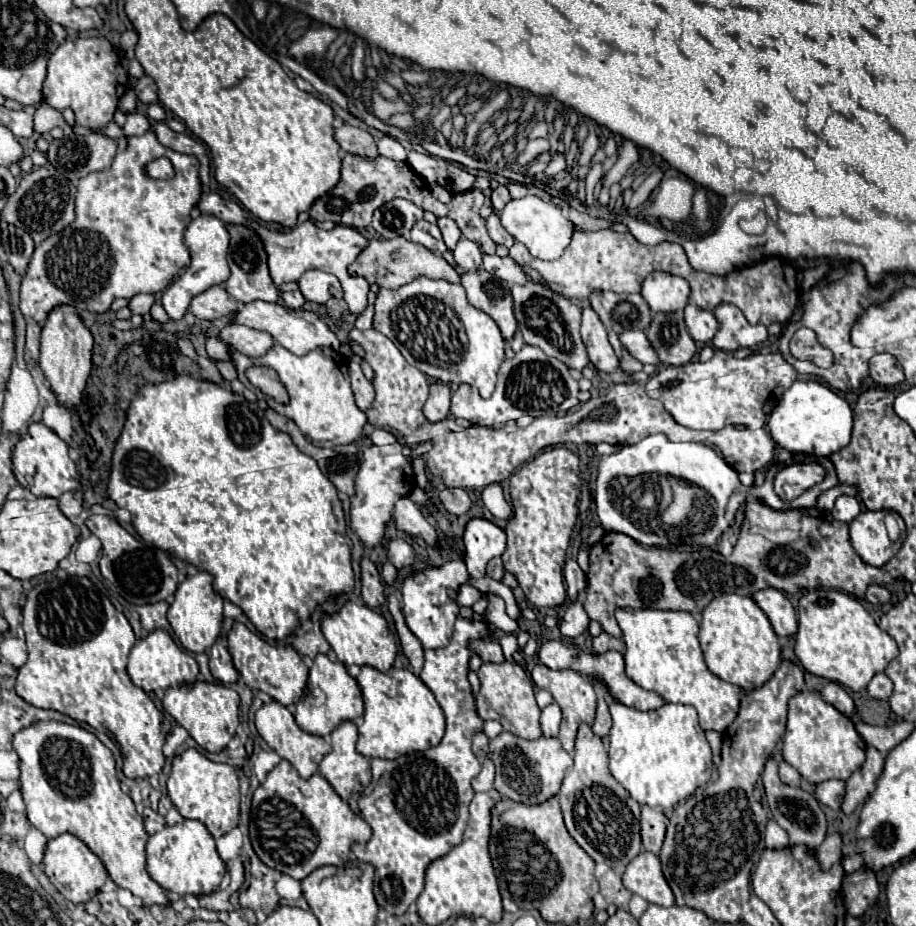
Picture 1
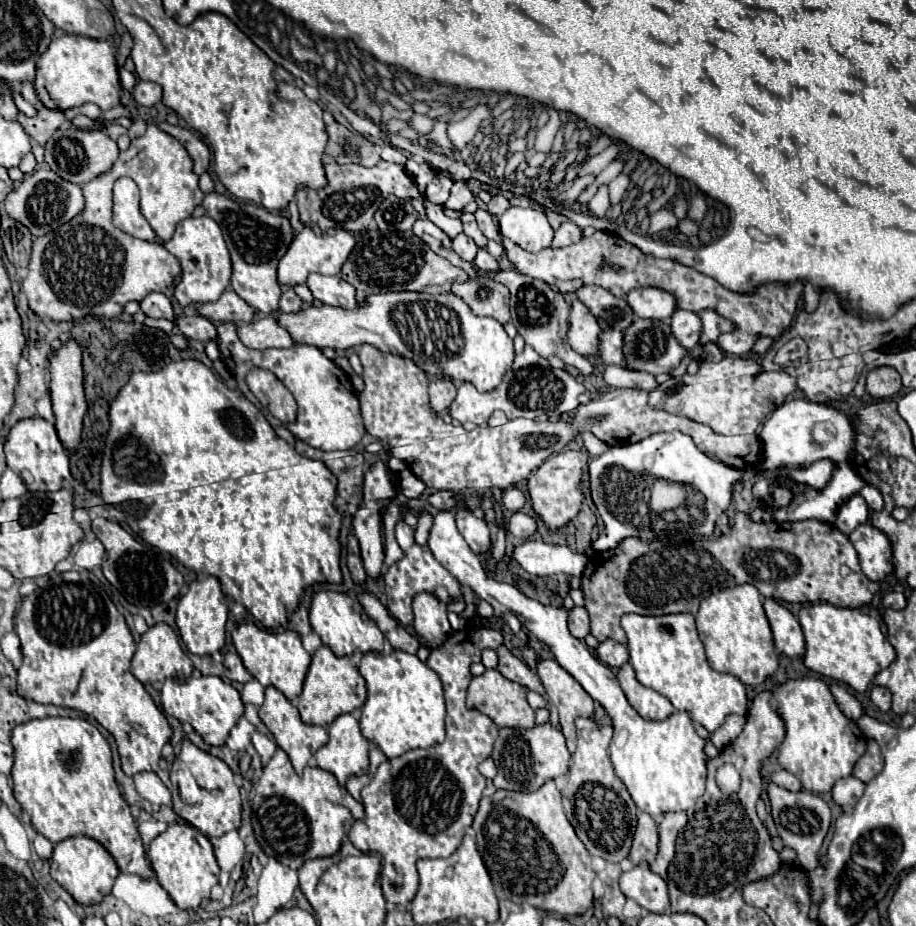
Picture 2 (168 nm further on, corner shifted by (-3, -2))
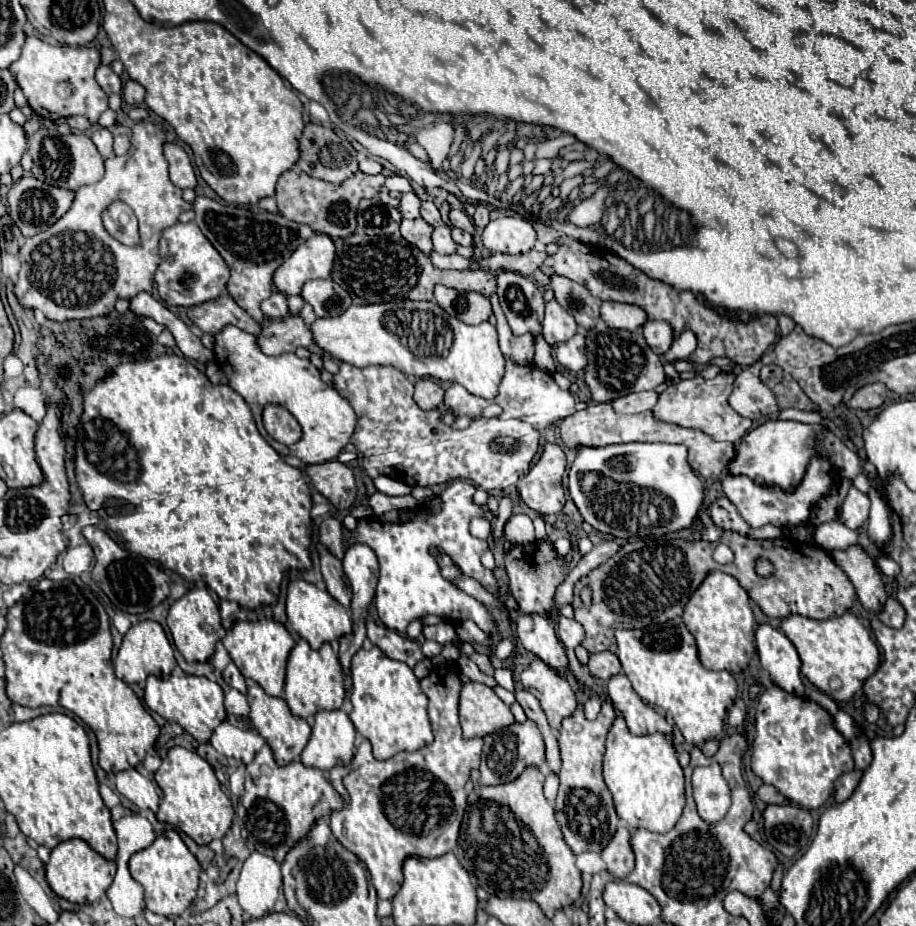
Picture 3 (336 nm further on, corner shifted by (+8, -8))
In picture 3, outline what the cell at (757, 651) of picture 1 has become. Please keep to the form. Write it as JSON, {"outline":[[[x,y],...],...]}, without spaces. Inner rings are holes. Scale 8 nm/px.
{"outline":[[[710,572],[706,576],[706,580],[702,582],[702,586],[692,594],[692,598],[688,600],[682,620],[686,624],[686,628],[692,632],[692,636],[696,638],[698,644],[698,658],[702,662],[704,668],[708,670],[726,670],[730,674],[738,674],[742,670],[748,668],[752,656],[756,654],[756,646],[754,646],[754,614],[750,608],[750,598],[746,594],[746,590],[728,574],[724,572]]]}

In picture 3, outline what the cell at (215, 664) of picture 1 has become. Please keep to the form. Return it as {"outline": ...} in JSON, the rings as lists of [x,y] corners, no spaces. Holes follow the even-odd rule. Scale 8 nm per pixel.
{"outline":[[[232,662],[224,668],[222,676],[224,676],[224,680],[226,680],[226,684],[228,684],[228,686],[232,686],[232,688],[240,690],[242,694],[246,694],[246,682],[244,682],[244,676],[240,674],[240,670],[238,670]]]}

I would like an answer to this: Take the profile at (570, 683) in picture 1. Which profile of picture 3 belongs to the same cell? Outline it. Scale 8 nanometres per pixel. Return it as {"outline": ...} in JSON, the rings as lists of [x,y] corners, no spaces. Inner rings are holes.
{"outline":[[[536,658],[522,672],[520,680],[522,686],[540,700],[540,706],[546,712],[550,726],[558,732],[562,728],[562,720],[570,716],[578,706],[576,696],[566,678],[558,676],[552,668],[548,668],[542,660]]]}

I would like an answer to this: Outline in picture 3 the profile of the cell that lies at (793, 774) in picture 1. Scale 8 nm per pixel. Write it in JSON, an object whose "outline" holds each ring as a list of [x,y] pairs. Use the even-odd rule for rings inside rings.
{"outline":[[[762,784],[758,790],[758,796],[766,802],[766,804],[786,804],[786,798],[782,792],[778,792],[774,786],[770,784]]]}

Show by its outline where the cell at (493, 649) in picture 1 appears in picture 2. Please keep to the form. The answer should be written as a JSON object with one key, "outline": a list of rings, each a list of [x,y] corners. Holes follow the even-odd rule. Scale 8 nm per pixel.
{"outline":[[[505,646],[497,648],[497,654],[499,654],[499,672],[511,680],[511,682],[517,682],[519,686],[523,686],[525,690],[533,690],[541,696],[545,696],[545,688],[541,684],[541,680],[527,668],[527,664],[519,658],[515,658]]]}

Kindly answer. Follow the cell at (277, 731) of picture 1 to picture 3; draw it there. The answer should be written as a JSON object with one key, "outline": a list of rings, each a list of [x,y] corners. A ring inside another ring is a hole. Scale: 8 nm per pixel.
{"outline":[[[246,680],[248,684],[248,702],[250,702],[250,722],[256,728],[256,732],[266,740],[266,744],[272,748],[274,758],[278,766],[286,766],[300,758],[302,750],[306,748],[306,742],[310,740],[310,726],[306,720],[292,716],[290,708],[282,698],[268,696],[254,680]]]}

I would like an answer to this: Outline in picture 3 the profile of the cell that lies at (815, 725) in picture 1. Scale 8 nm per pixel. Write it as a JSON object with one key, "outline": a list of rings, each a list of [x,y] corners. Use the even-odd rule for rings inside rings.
{"outline":[[[772,686],[762,692],[756,706],[756,738],[752,742],[752,770],[766,784],[776,786],[788,800],[810,810],[820,808],[834,792],[834,780],[854,768],[850,742],[836,730],[834,718],[816,702],[790,694],[780,686]]]}

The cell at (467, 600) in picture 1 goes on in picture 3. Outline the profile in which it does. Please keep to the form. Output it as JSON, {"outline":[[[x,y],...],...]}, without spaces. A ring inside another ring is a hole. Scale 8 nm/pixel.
{"outline":[[[503,638],[503,640],[499,640],[496,644],[496,651],[494,654],[499,658],[500,660],[507,659],[511,653],[514,650],[514,643],[506,638]]]}

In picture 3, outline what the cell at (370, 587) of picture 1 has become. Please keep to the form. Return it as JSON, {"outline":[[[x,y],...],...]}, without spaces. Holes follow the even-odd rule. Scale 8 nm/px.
{"outline":[[[326,518],[320,524],[320,542],[334,554],[336,558],[344,558],[344,538],[342,538],[342,524],[336,518]]]}

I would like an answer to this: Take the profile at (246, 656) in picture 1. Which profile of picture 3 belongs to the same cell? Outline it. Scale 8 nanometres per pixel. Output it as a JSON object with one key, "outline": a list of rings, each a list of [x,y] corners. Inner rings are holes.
{"outline":[[[260,620],[260,622],[236,622],[222,640],[228,650],[232,662],[238,666],[240,674],[248,680],[258,682],[266,694],[280,696],[286,682],[286,662],[290,650],[294,648],[294,640],[288,630],[276,620]]]}

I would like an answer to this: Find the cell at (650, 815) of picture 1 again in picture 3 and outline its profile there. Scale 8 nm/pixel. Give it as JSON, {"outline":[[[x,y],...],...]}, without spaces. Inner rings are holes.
{"outline":[[[620,826],[602,852],[608,872],[616,878],[626,878],[634,870],[634,850],[630,846],[630,838],[630,830]]]}

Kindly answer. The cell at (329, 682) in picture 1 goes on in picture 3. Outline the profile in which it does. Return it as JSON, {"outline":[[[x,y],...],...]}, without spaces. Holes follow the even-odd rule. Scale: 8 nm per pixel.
{"outline":[[[300,640],[292,648],[288,658],[288,670],[286,670],[286,686],[282,696],[290,712],[304,720],[312,718],[318,710],[338,710],[342,706],[346,696],[344,674],[330,644],[324,644],[320,650],[312,650],[306,640]]]}

